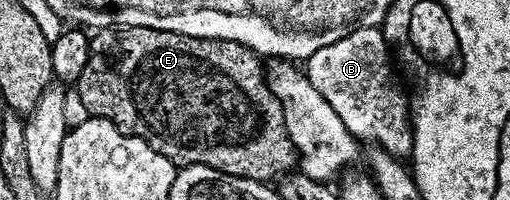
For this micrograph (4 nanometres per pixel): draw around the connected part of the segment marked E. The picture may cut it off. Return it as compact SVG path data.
M107 27L98 30L90 38L87 65L83 68L81 76L77 78L75 90L83 99L83 104L89 110L90 116L98 119L110 119L125 134L134 135L143 141L147 141L147 145L151 145L151 149L155 149L155 153L163 153L163 157L170 159L174 165L181 167L207 165L211 169L222 171L228 175L243 177L244 179L256 179L258 183L269 183L294 170L293 142L285 128L283 111L279 101L269 88L266 68L257 52L241 43L236 43L230 39L200 39L190 35L180 35L174 31L160 31L150 27Z

